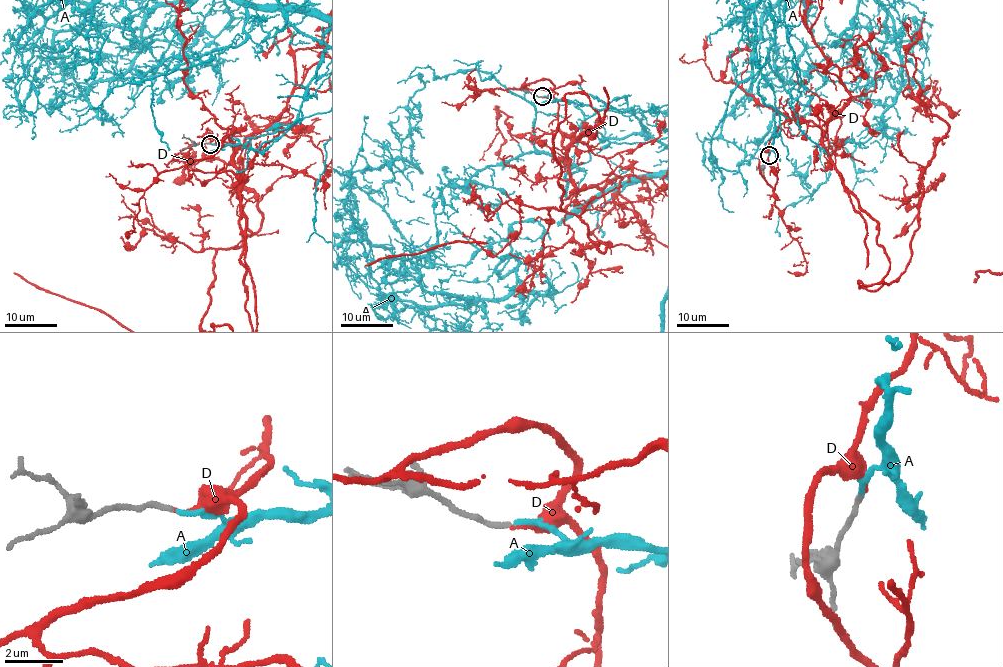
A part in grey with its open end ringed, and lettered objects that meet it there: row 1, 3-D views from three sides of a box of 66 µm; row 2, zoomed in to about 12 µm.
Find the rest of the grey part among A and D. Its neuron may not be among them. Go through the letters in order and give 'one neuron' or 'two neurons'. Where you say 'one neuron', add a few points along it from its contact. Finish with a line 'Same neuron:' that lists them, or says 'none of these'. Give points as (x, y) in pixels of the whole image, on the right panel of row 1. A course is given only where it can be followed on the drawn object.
A: one neuron
D: two neurons
Same neuron: A

